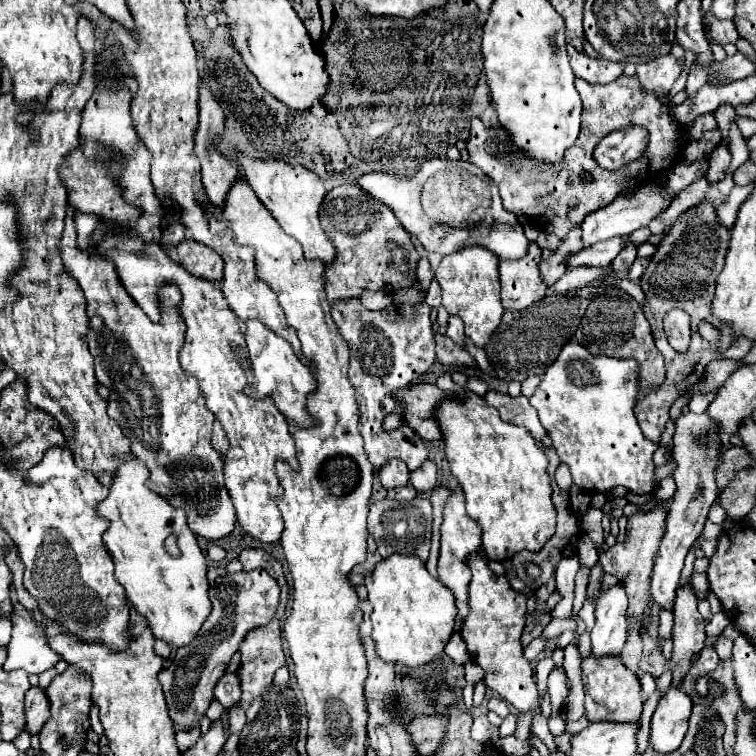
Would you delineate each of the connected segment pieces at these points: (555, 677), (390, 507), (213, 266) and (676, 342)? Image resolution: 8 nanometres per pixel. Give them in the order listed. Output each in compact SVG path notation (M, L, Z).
M553 669L549 675L549 695L551 695L551 717L561 713L561 705L567 699L567 677L563 669Z
M415 497L411 501L395 501L395 499L375 501L369 507L367 527L369 535L377 543L381 557L389 557L395 551L397 553L407 551L407 555L415 553L417 557L427 561L431 545L431 501L427 497Z
M183 241L177 247L177 255L179 255L179 263L189 273L215 283L223 279L223 259L213 249L195 241Z
M671 309L663 319L663 327L665 327L665 335L667 335L669 345L675 351L685 353L689 347L689 335L691 335L689 315L683 309Z

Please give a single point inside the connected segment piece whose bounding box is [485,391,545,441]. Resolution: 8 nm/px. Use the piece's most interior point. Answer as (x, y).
(517, 410)

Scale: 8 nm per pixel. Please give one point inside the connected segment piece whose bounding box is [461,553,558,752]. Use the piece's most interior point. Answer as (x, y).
(492, 630)

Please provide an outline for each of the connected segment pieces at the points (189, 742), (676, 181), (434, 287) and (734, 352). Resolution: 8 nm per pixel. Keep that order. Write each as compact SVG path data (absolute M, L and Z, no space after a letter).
M194 729L194 733L186 733L184 731L178 731L175 733L178 748L181 752L186 751L189 747L192 747L200 736L200 729Z
M706 158L696 161L690 165L677 163L670 172L669 184L667 190L670 193L679 192L689 186L693 181L699 178L705 170L708 170L709 163Z
M435 279L431 281L431 285L429 285L429 289L427 289L425 303L427 303L429 307L439 307L439 305L441 305L441 287L439 287L439 283L437 283Z
M739 337L739 339L735 339L735 343L733 343L725 353L719 355L719 359L743 359L743 357L751 351L753 343L755 343L755 341L751 341L751 339Z

